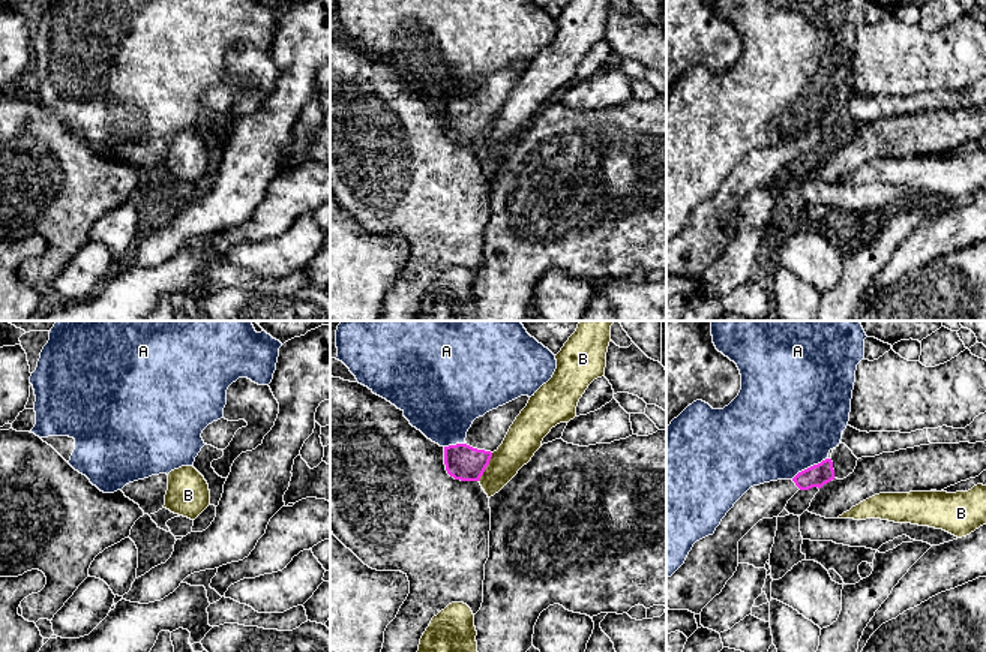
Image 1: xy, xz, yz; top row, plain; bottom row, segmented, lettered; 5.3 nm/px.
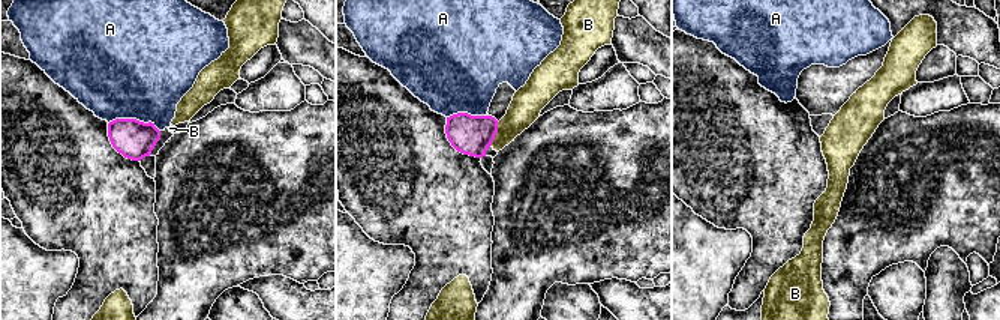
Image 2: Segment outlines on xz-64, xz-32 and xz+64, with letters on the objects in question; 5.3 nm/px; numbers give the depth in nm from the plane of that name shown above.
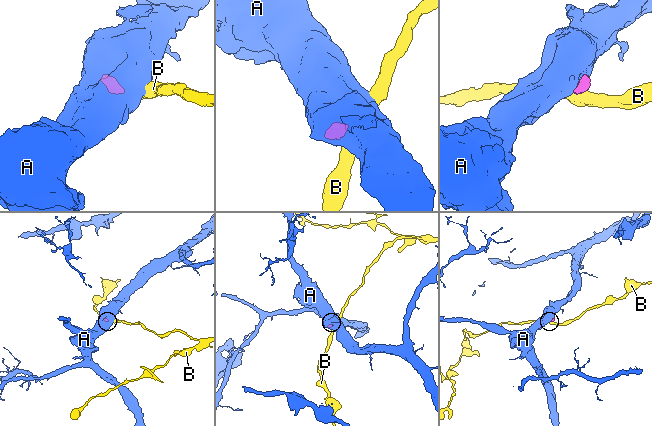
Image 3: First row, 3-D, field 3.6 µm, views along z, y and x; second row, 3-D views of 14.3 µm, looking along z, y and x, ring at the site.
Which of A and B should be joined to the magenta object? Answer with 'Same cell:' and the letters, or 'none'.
Same cell: none

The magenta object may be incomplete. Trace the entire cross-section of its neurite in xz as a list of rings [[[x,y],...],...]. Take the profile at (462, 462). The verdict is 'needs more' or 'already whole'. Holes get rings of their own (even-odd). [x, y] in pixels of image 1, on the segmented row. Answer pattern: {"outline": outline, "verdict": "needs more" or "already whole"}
{"outline": [[[521,396],[486,412],[473,421],[464,444],[444,447],[447,474],[461,481],[479,481],[492,453],[503,444],[510,426],[528,400],[528,396]]], "verdict": "needs more"}

